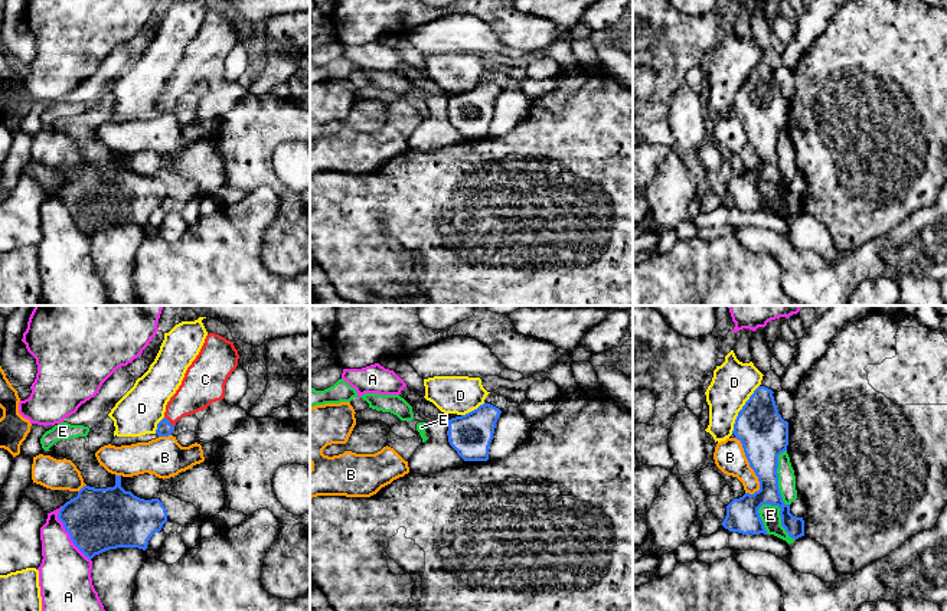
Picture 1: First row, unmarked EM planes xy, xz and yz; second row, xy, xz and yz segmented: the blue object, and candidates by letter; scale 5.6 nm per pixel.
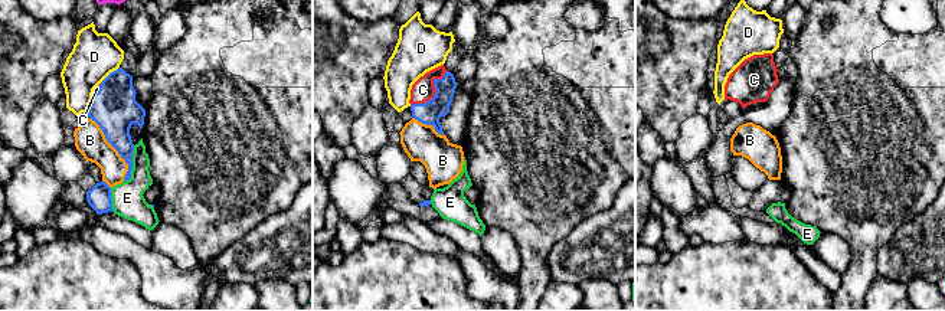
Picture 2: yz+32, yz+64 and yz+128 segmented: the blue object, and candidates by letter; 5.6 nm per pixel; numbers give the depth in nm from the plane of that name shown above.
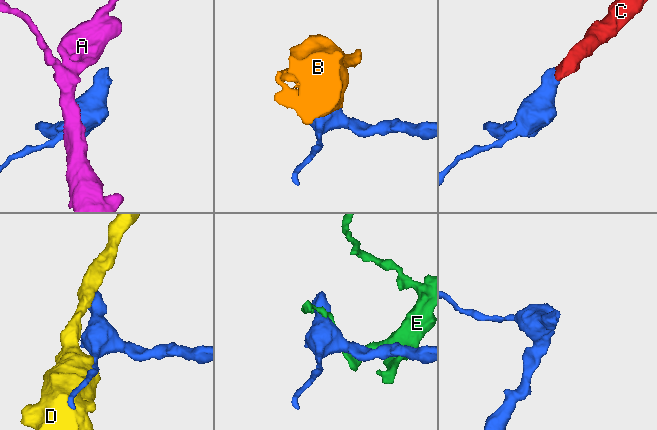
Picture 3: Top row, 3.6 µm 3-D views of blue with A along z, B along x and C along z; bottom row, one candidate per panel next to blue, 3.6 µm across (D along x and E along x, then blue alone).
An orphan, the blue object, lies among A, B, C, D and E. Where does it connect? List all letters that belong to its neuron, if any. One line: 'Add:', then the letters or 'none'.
Add: C

